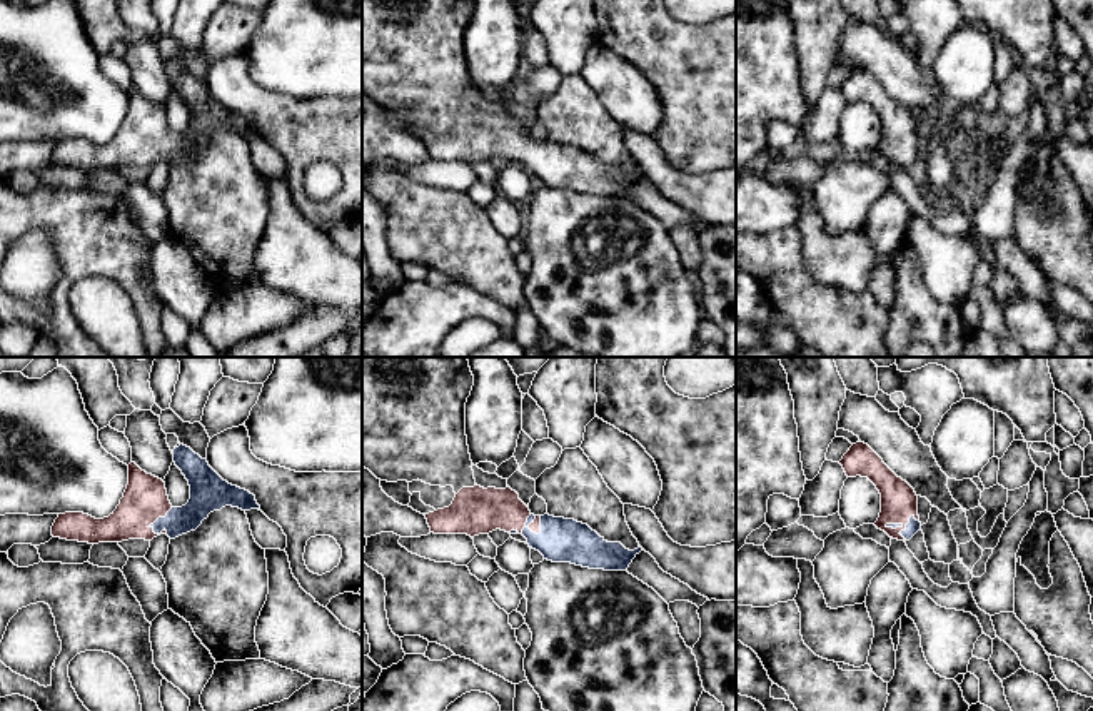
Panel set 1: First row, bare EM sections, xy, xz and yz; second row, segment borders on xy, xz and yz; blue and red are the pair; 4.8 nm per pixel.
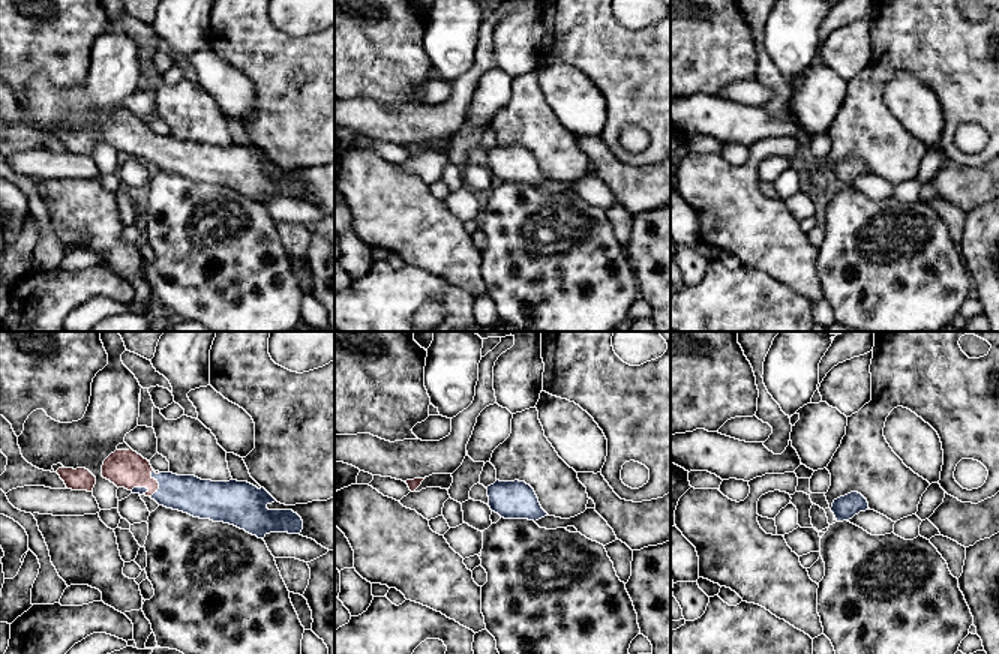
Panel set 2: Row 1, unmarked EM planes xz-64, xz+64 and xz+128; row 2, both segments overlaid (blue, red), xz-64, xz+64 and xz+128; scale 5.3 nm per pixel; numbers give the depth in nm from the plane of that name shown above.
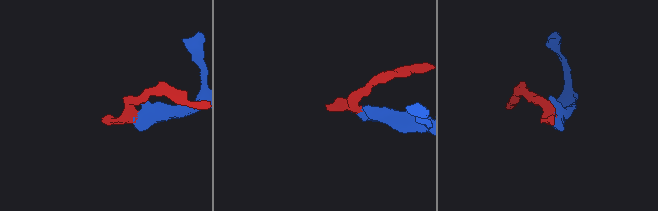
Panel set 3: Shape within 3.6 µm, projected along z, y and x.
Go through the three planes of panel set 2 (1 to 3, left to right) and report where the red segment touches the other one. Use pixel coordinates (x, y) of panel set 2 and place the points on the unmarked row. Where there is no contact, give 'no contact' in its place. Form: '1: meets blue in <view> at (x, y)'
1: meets blue in xz-64 at (158, 146)
2: no contact
3: no contact

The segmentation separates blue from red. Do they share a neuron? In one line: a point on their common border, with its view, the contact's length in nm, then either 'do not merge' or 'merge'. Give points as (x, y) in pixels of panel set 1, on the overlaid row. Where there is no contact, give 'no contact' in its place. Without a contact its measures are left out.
yz (901, 524) | 170 nm | merge

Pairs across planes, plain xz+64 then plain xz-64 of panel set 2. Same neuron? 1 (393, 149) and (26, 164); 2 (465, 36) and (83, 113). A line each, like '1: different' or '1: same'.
1: different
2: same

